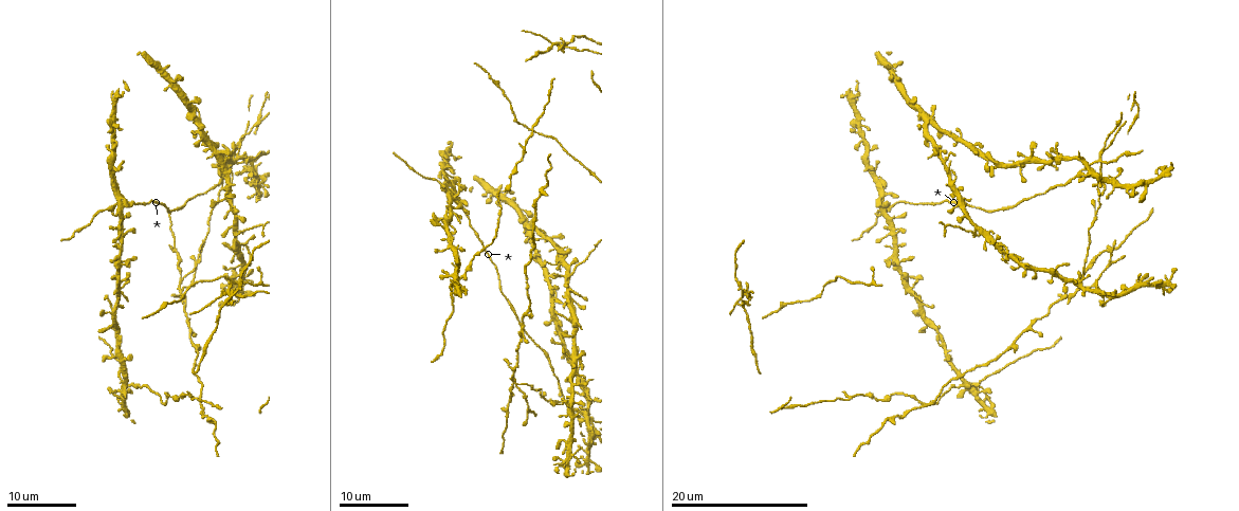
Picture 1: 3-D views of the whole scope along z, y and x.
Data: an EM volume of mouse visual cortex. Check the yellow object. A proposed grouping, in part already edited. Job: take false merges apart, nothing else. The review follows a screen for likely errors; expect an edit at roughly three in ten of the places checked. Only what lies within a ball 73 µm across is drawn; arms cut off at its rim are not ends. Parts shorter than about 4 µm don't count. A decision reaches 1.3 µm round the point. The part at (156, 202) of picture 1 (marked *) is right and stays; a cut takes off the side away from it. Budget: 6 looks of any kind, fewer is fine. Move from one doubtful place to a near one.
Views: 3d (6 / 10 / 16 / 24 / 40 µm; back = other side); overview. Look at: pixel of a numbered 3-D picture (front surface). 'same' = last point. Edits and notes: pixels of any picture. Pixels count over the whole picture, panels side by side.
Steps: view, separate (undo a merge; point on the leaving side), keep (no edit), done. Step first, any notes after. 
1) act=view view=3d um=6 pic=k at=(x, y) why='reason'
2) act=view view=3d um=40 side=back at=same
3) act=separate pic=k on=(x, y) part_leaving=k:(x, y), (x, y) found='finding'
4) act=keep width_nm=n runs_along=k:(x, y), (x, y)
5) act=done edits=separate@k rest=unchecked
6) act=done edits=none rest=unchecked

act=view view=3d um=16 pic=1 at=(899, 203) why='arms part here'

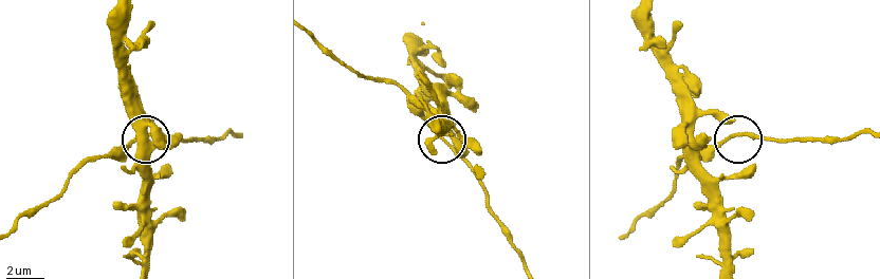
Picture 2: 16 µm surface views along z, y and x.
act=view view=3d um=6 pic=2 at=(440, 137) why='closer look'

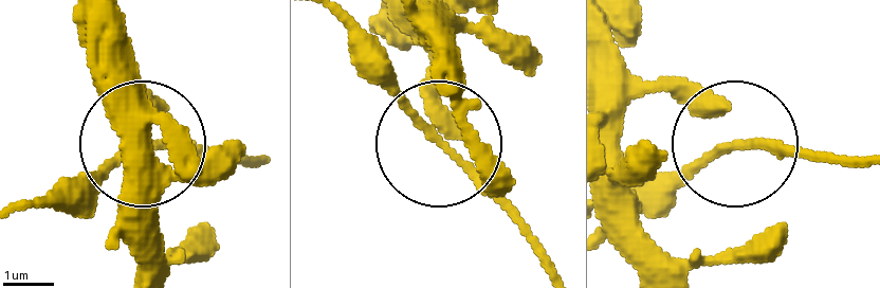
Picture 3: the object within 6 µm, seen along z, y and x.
act=keep arms=3 runs_along=3:(859, 162), (732, 146), (661, 209) found='one neuron here'

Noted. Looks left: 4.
act=view view=3d um=16 pic=1 at=(973, 234)

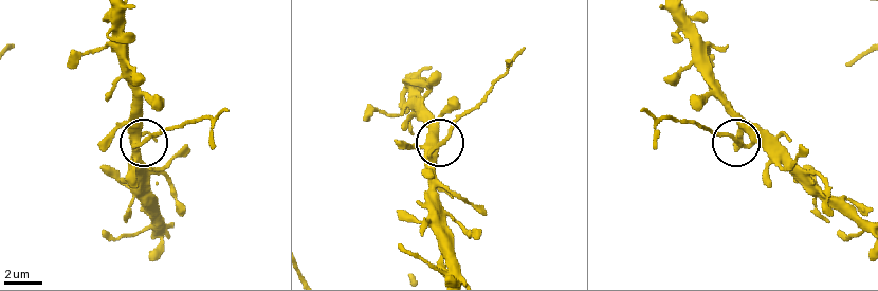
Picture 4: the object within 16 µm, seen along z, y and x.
act=view view=3d um=6 pic=4 at=(443, 142) why='zoom in'

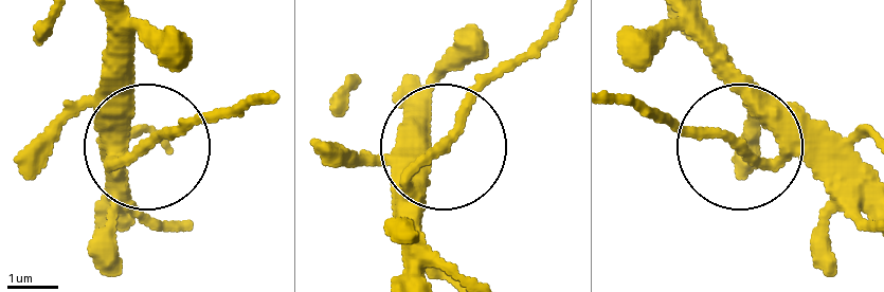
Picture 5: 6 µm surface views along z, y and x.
act=separate pic=5 on=(172, 134) found='two neurons meet here'

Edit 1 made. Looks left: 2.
act=done edits=separate@5 rest=unchecked

